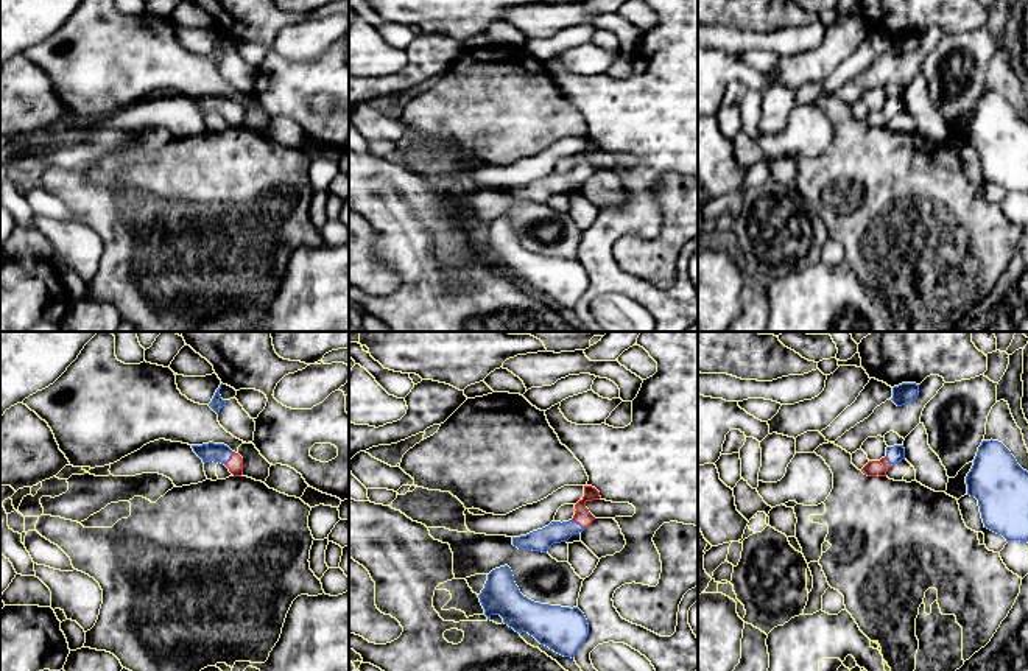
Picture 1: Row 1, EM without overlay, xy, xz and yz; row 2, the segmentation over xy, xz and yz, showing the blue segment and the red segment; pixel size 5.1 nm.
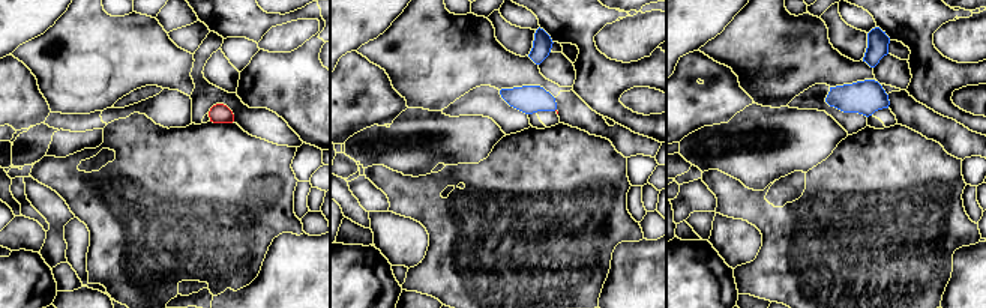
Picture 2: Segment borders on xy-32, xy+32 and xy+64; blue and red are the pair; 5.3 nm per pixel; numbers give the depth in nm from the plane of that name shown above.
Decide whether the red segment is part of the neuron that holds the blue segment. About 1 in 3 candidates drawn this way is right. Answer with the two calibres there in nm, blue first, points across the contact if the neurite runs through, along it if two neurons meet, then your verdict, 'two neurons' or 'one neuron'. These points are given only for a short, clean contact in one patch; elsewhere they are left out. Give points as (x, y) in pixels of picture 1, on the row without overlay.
100/80 nm | across xy (209, 103), (218, 103), (229, 109), (235, 114) | one neuron

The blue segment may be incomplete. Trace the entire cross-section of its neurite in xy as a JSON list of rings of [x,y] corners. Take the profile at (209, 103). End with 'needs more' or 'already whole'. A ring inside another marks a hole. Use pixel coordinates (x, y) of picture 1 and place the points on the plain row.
[[[202,95],[192,97],[193,103],[202,111],[202,114],[221,114],[224,115],[234,128],[243,126],[243,109],[232,103],[224,95]]]; needs more

